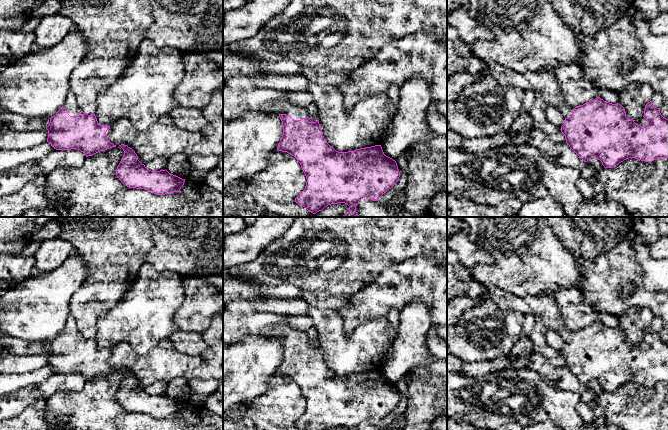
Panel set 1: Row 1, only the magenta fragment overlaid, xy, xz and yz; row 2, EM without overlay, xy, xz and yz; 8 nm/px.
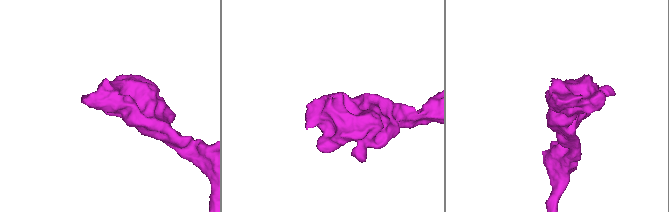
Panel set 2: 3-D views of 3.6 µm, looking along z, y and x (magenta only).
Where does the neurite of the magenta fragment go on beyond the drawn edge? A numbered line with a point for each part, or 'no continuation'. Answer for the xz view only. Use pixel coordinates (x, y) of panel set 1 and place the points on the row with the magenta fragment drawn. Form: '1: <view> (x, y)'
1: xz (235, 102)

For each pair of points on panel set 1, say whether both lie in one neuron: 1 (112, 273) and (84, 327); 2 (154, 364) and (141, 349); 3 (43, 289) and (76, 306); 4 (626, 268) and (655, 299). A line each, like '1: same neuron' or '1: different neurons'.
1: same neuron
2: different neurons
3: different neurons
4: same neuron

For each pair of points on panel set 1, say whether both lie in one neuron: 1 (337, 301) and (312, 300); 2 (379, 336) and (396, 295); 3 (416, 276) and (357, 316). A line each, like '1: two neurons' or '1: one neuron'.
1: one neuron
2: two neurons
3: one neuron

